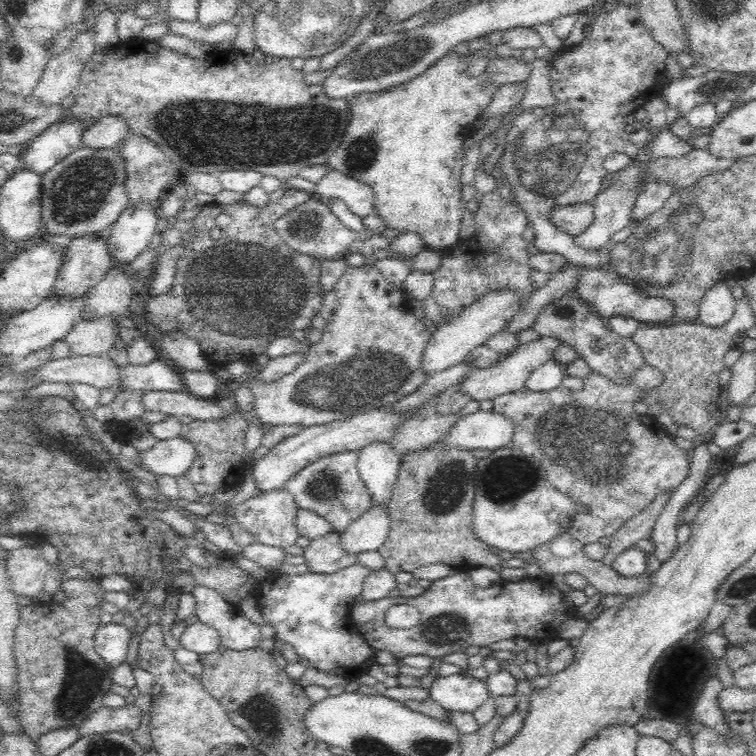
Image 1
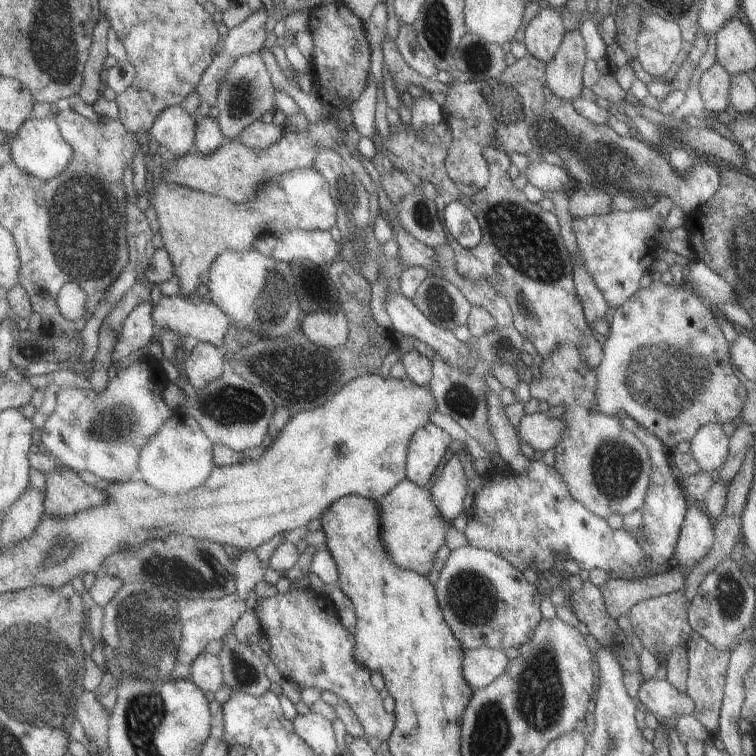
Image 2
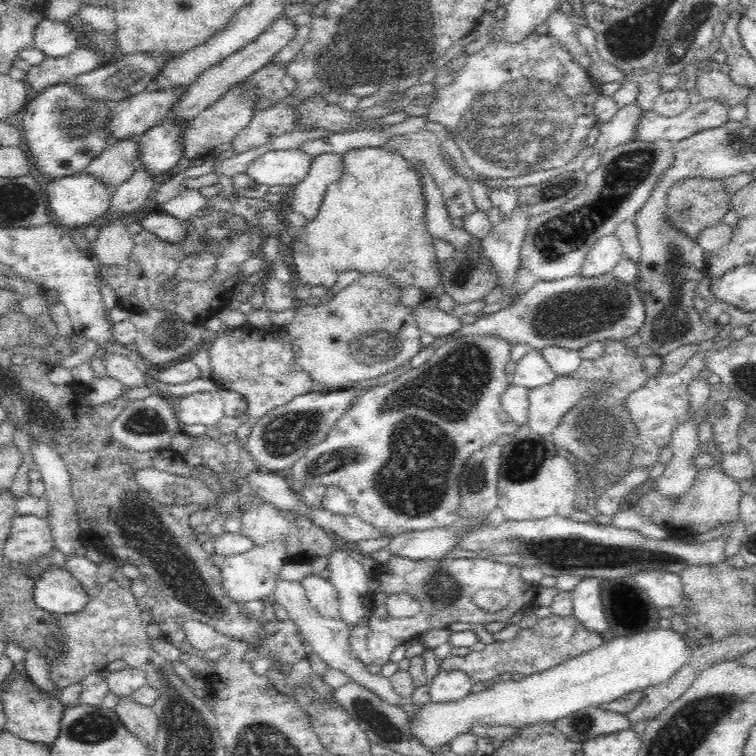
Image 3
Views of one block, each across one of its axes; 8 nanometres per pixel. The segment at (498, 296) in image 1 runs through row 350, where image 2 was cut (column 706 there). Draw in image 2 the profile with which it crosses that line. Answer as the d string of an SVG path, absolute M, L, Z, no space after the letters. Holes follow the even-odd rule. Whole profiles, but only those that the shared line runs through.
M710 423L702 426L689 440L690 454L697 460L701 471L716 474L729 453L730 437L724 433L722 425Z

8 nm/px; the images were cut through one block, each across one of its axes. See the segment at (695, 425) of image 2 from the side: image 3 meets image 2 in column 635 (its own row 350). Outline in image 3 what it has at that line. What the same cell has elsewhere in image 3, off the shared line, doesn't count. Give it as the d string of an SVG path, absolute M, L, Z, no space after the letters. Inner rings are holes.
M360 274L353 284L350 284L338 294L329 294L322 299L320 305L305 305L295 309L292 321L284 326L292 341L292 351L296 355L296 363L302 371L310 375L317 389L324 391L342 390L348 388L354 382L364 382L378 378L395 368L408 365L420 352L422 345L420 335L423 332L413 321L413 306L402 305L398 298L402 295L402 289L394 287L390 279L383 274Z

